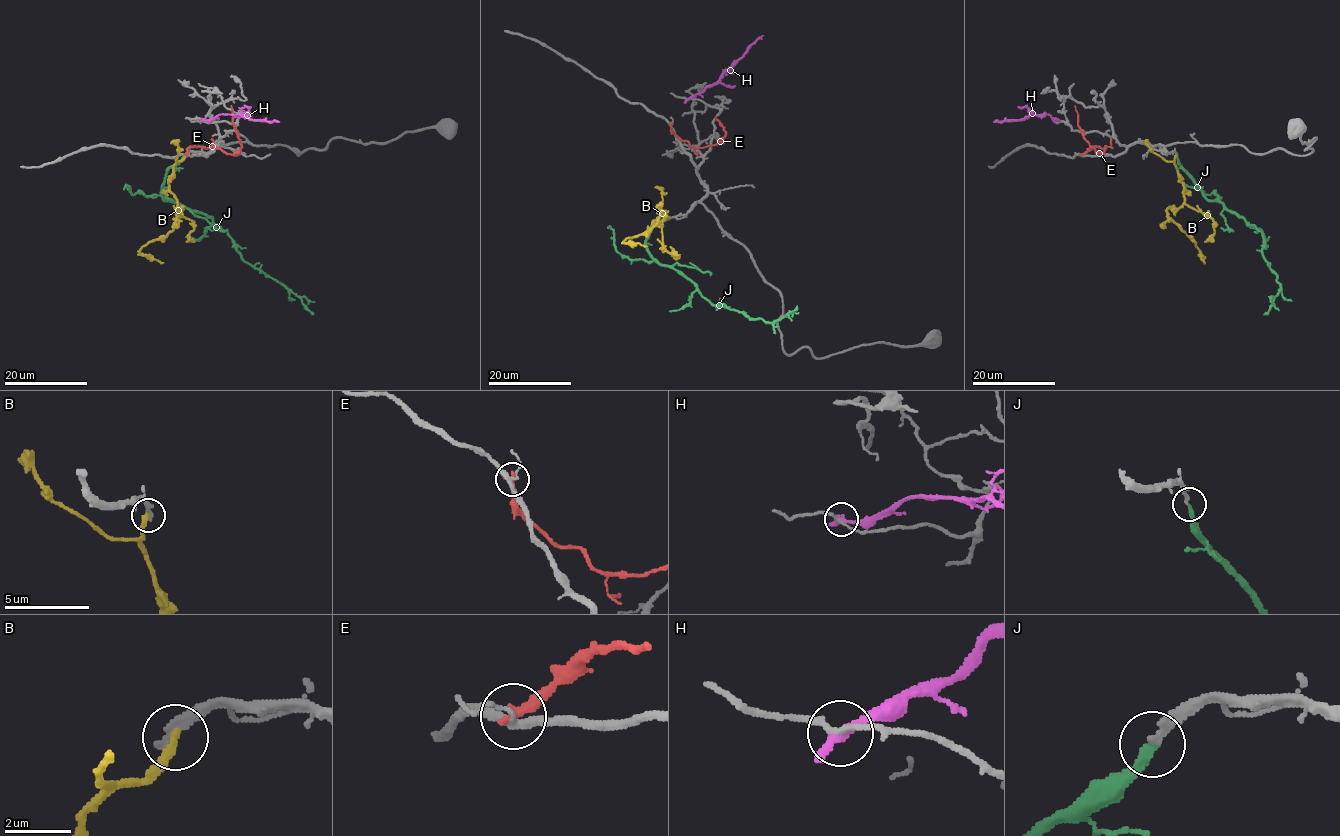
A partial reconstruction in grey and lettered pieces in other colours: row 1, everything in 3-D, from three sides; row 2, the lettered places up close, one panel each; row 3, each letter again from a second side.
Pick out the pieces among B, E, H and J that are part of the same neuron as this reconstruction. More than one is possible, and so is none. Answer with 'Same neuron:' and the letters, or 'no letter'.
Same neuron: J

